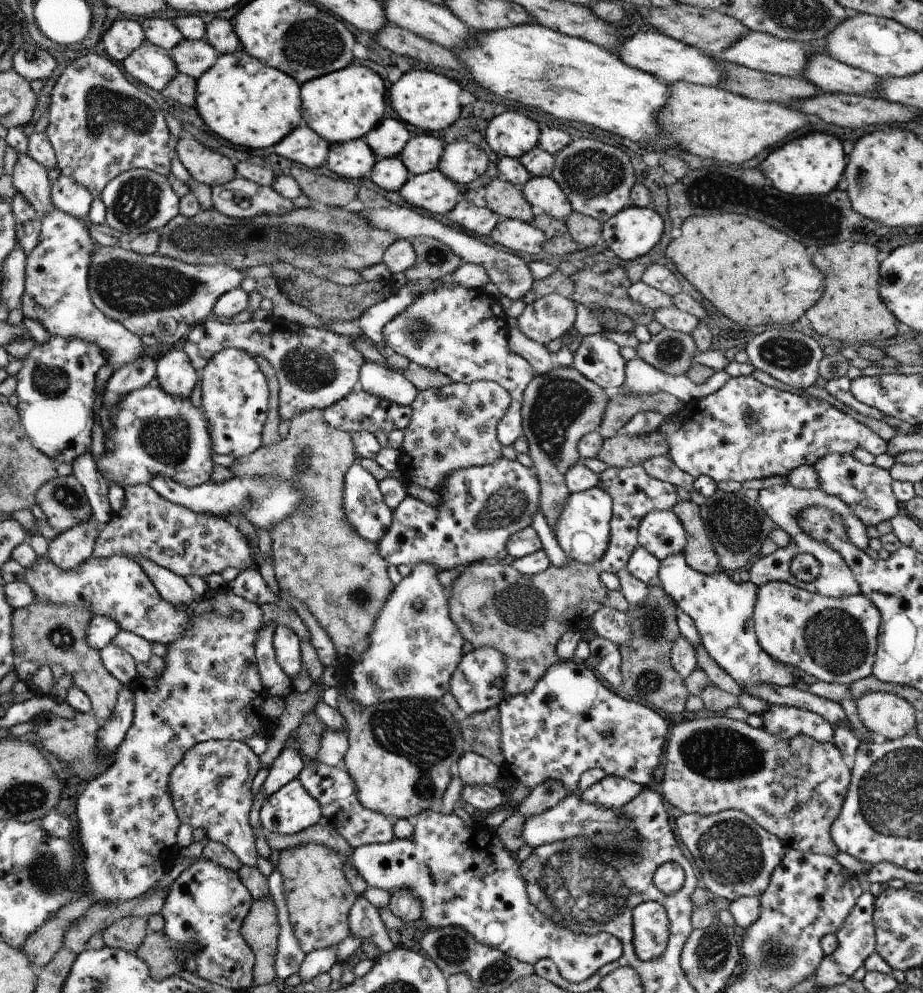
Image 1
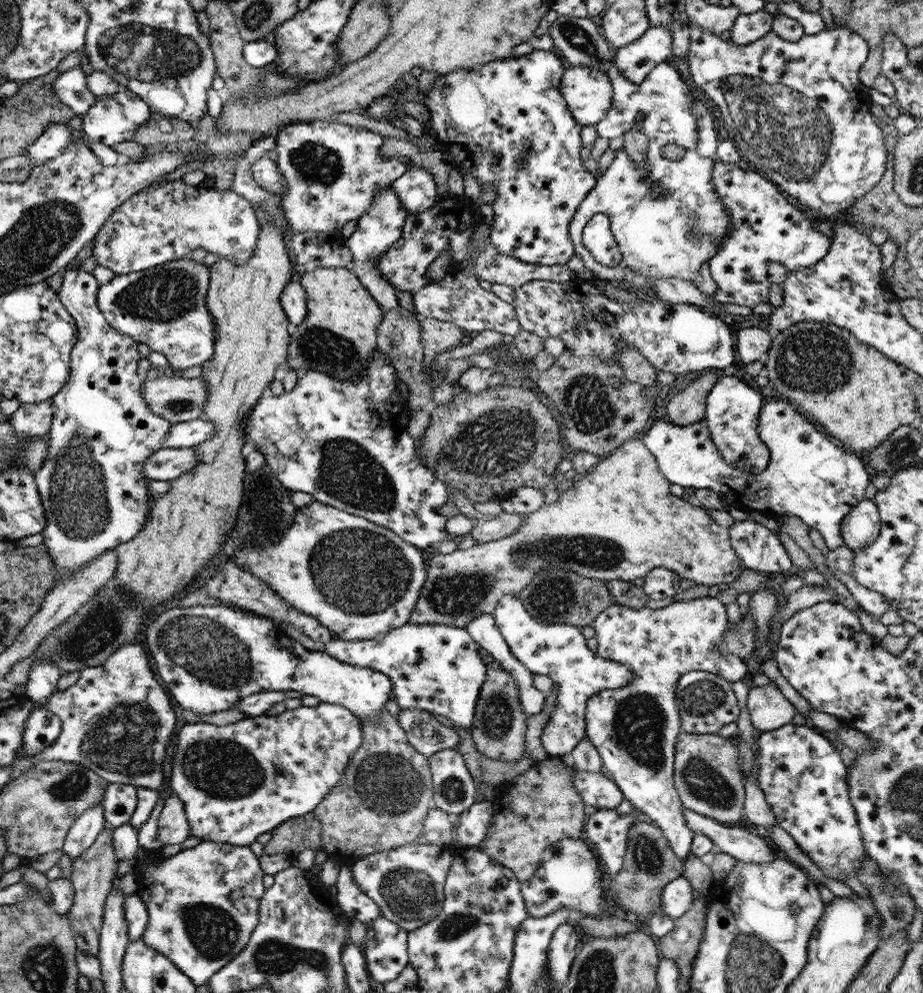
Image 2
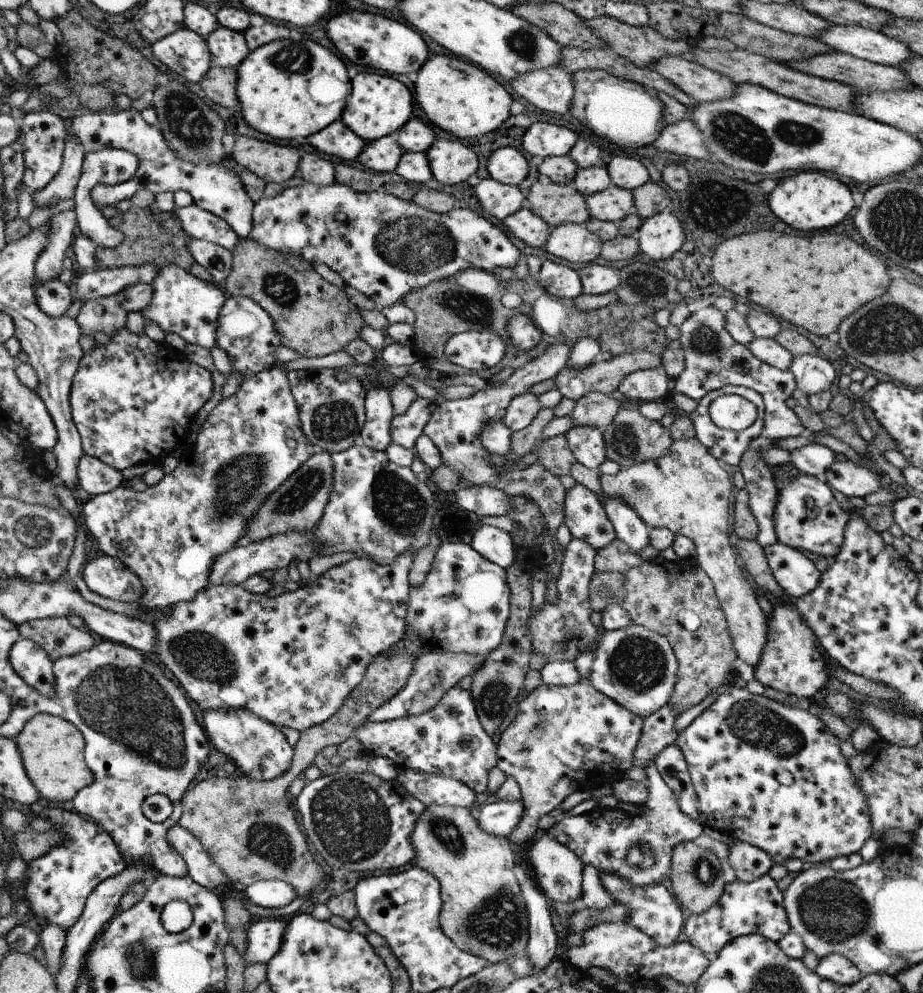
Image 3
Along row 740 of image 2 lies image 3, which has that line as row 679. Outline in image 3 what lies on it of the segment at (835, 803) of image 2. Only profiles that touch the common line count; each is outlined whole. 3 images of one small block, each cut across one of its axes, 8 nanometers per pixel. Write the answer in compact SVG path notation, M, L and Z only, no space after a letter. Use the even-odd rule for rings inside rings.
M792 603L773 606L767 622L768 640L762 650L762 658L754 668L754 681L764 688L770 687L794 695L805 703L828 684L824 652L820 651L814 632L810 630L810 626L806 626Z

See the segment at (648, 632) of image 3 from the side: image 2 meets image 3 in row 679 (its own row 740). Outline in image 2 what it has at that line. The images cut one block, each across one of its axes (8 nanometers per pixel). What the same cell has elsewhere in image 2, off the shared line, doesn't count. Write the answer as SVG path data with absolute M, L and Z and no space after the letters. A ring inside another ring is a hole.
M708 594L687 601L674 601L656 610L648 607L634 610L612 603L596 617L591 626L596 630L597 655L630 666L634 677L628 685L619 689L600 690L594 696L590 696L585 713L586 739L600 754L602 773L618 786L624 798L631 802L637 812L644 812L652 818L652 822L662 829L662 834L669 841L674 855L684 863L691 854L694 835L686 826L684 806L680 802L673 780L675 745L677 737L682 733L675 692L679 678L693 670L708 671L731 683L743 680L749 673L746 663L741 658L734 654L727 656L718 652L722 635L728 628L726 605Z

